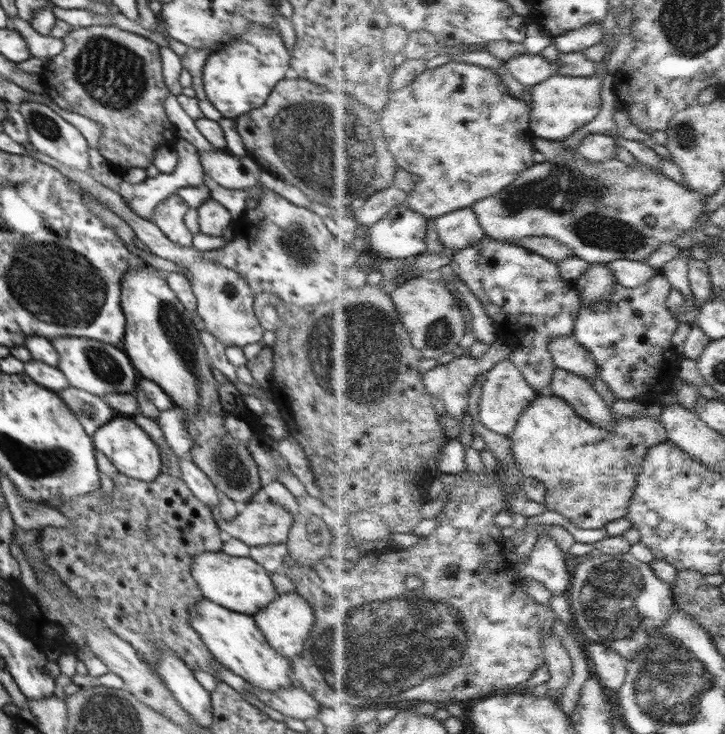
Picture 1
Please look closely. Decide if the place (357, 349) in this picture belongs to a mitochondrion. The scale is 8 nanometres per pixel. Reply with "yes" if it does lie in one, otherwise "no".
yes

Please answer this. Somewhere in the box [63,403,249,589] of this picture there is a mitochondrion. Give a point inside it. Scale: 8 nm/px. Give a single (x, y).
(144, 527)

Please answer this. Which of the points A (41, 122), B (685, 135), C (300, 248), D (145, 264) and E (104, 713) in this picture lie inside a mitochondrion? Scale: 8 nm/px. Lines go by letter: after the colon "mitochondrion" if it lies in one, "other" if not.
A: mitochondrion
B: mitochondrion
C: mitochondrion
D: other
E: mitochondrion

